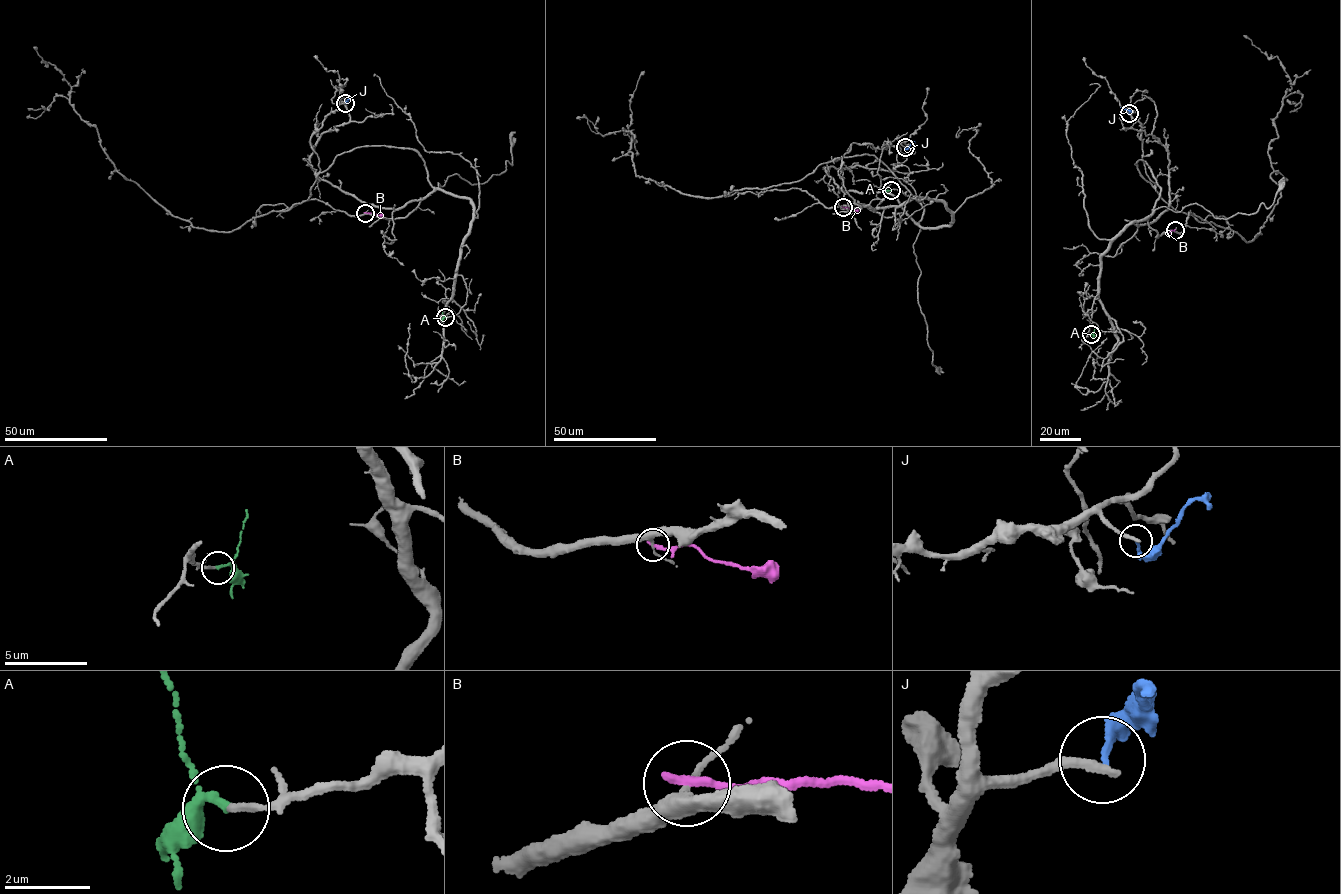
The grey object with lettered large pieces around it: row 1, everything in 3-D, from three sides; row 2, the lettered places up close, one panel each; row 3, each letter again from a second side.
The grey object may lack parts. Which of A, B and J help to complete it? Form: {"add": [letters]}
{"add": ["A"]}

